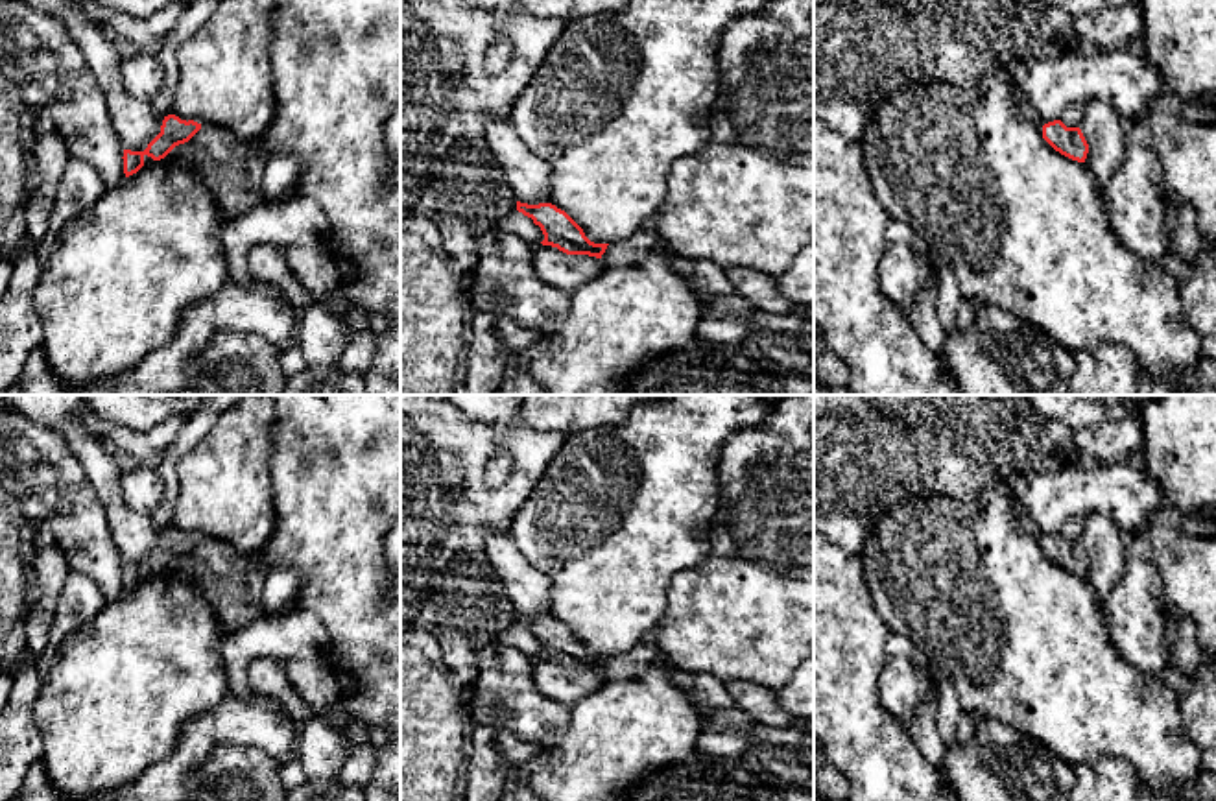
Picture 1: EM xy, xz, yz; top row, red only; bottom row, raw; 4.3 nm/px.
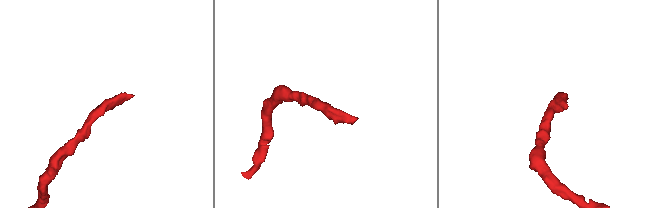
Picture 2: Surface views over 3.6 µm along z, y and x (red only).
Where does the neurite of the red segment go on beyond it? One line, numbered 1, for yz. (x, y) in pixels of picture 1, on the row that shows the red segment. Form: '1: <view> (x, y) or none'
1: none

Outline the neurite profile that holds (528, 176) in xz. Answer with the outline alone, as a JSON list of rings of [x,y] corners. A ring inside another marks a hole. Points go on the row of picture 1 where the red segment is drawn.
[[[493,118],[485,129],[485,144],[517,201],[550,203],[552,166],[522,142],[509,120]]]

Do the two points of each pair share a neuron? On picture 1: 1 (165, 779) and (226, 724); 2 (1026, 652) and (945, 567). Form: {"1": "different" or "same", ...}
{"1": "same", "2": "same"}

